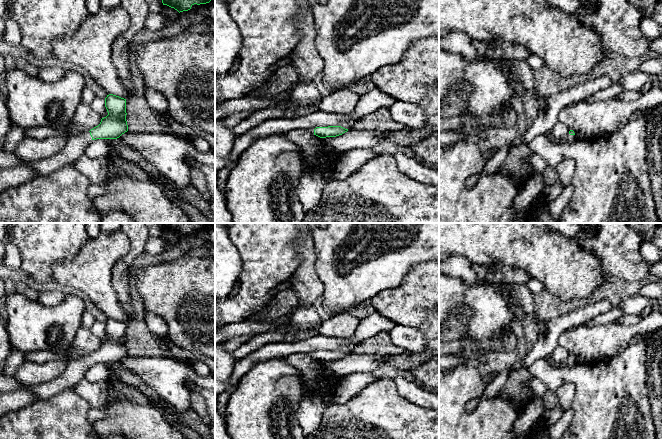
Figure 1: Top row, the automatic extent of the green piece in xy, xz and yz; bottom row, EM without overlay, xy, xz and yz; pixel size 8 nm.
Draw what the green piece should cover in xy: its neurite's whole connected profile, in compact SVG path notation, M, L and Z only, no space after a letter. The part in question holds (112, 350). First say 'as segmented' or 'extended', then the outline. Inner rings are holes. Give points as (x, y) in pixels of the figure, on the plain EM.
extended | M109 318L105 322L105 331L107 333L108 339L101 343L101 346L98 350L94 351L89 356L82 357L78 360L68 362L67 368L64 371L64 373L61 374L59 377L53 379L52 381L49 381L49 382L46 382L43 384L38 384L35 386L27 386L27 385L24 385L23 383L19 382L14 377L5 376L3 374L0 374L0 393L1 392L9 392L14 389L21 388L21 387L25 386L26 388L31 390L36 395L36 397L38 398L39 401L45 401L45 400L48 400L48 399L60 394L62 391L74 391L74 387L84 378L85 372L90 366L92 366L93 364L96 364L96 363L117 363L122 358L124 358L125 356L128 355L128 349L127 349L127 345L126 345L126 339L127 339L127 337L126 337L126 323L116 320L116 319L113 319L113 318Z

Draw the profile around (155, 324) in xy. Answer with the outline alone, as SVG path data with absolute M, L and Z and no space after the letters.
M146 311L145 312L145 324L150 332L164 338L167 336L168 326L167 323L158 315Z

